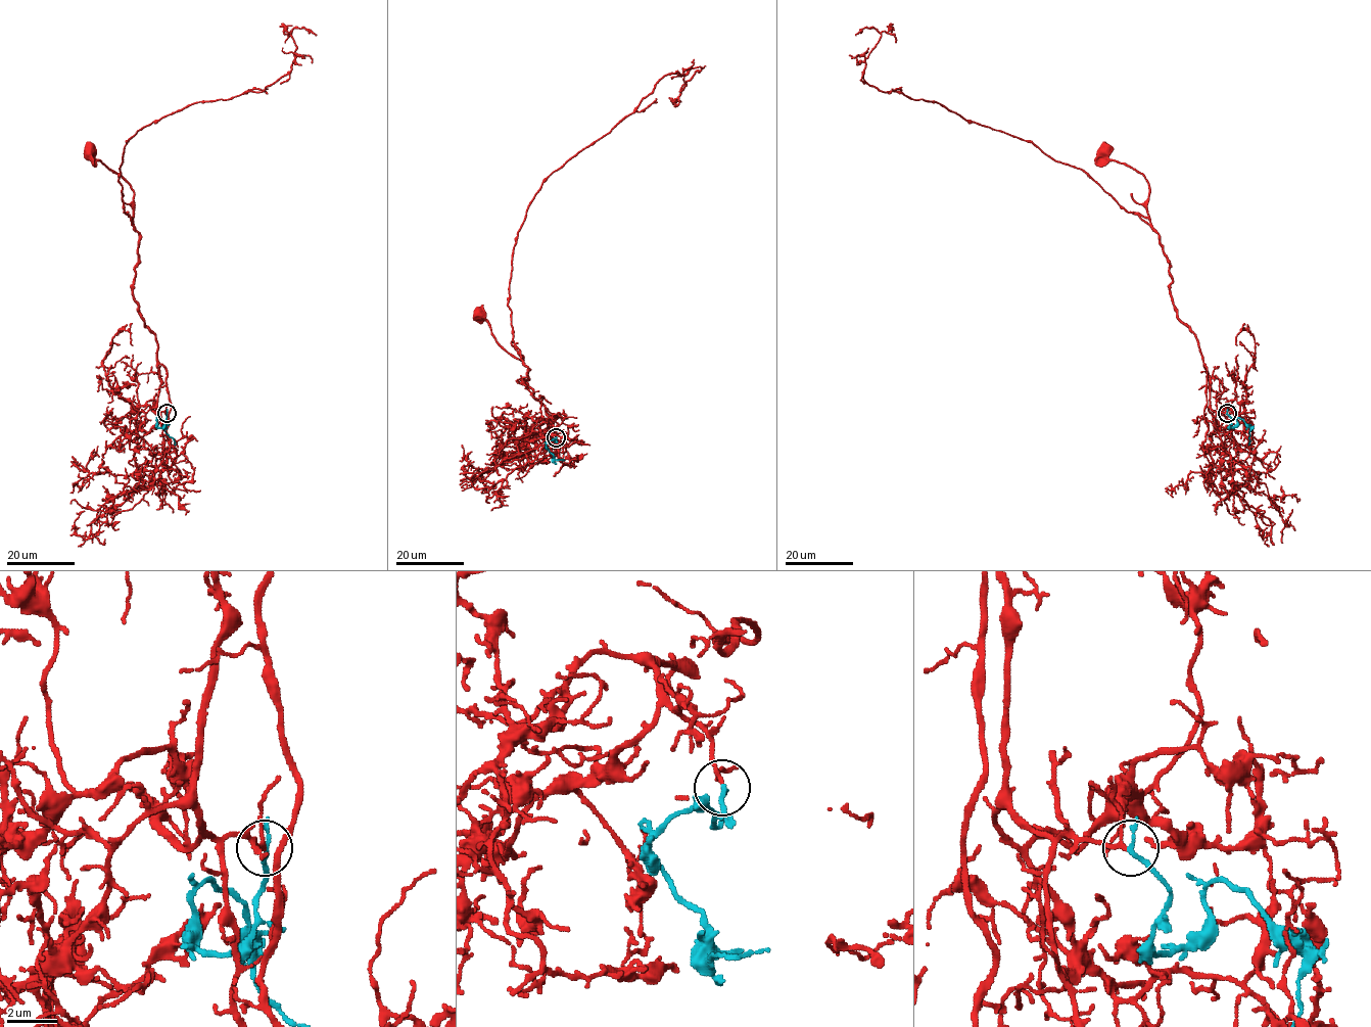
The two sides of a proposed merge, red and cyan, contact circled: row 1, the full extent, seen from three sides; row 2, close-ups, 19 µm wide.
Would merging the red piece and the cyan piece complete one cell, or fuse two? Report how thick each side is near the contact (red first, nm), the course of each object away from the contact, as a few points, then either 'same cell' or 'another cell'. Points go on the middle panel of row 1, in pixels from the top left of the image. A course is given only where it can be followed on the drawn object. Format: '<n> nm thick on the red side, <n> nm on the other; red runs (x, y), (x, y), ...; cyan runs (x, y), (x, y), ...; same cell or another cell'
130 nm thick on the red side, 200 nm on the other; red runs (556, 436), (547, 409), (522, 380), (528, 368), (523, 357), (508, 352), (479, 316); cyan runs (556, 437), (555, 442), (550, 440), (546, 448), (553, 460), (563, 459); same cell

